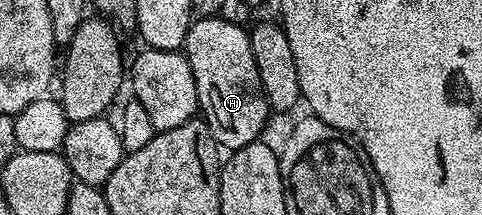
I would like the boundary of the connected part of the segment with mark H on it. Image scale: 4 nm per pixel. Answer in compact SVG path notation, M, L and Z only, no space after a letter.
M197 18L188 28L182 51L188 56L190 69L196 78L199 110L204 122L217 144L233 152L257 142L263 136L260 134L268 123L270 108L258 77L251 34L224 18Z

